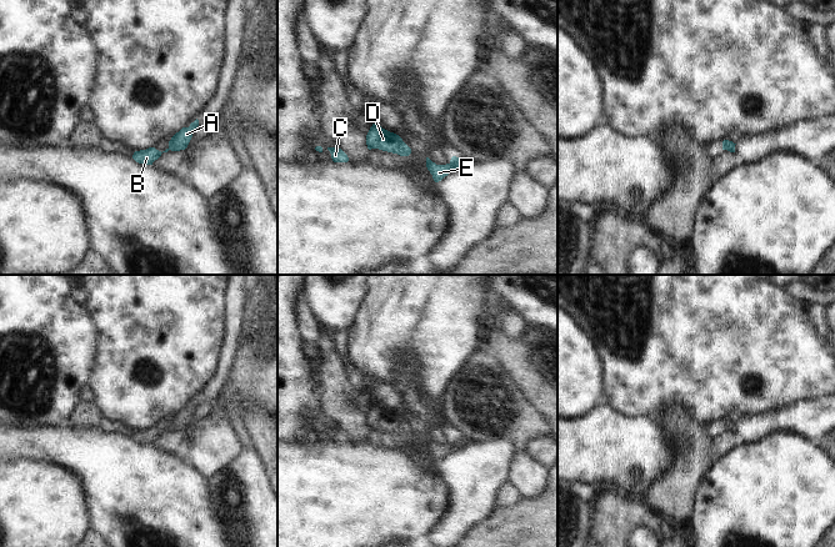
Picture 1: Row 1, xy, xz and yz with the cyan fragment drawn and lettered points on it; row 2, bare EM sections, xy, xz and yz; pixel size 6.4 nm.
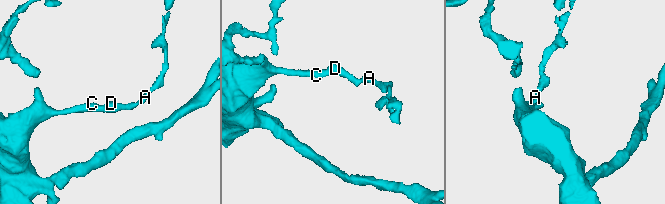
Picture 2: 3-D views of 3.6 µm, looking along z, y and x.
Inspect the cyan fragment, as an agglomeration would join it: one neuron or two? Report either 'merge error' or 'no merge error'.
no merge error

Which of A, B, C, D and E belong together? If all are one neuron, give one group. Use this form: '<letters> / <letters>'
A B C D E

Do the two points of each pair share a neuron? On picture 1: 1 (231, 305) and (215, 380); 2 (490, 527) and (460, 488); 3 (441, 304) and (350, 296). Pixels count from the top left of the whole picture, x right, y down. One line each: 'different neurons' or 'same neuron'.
1: same neuron
2: different neurons
3: different neurons

